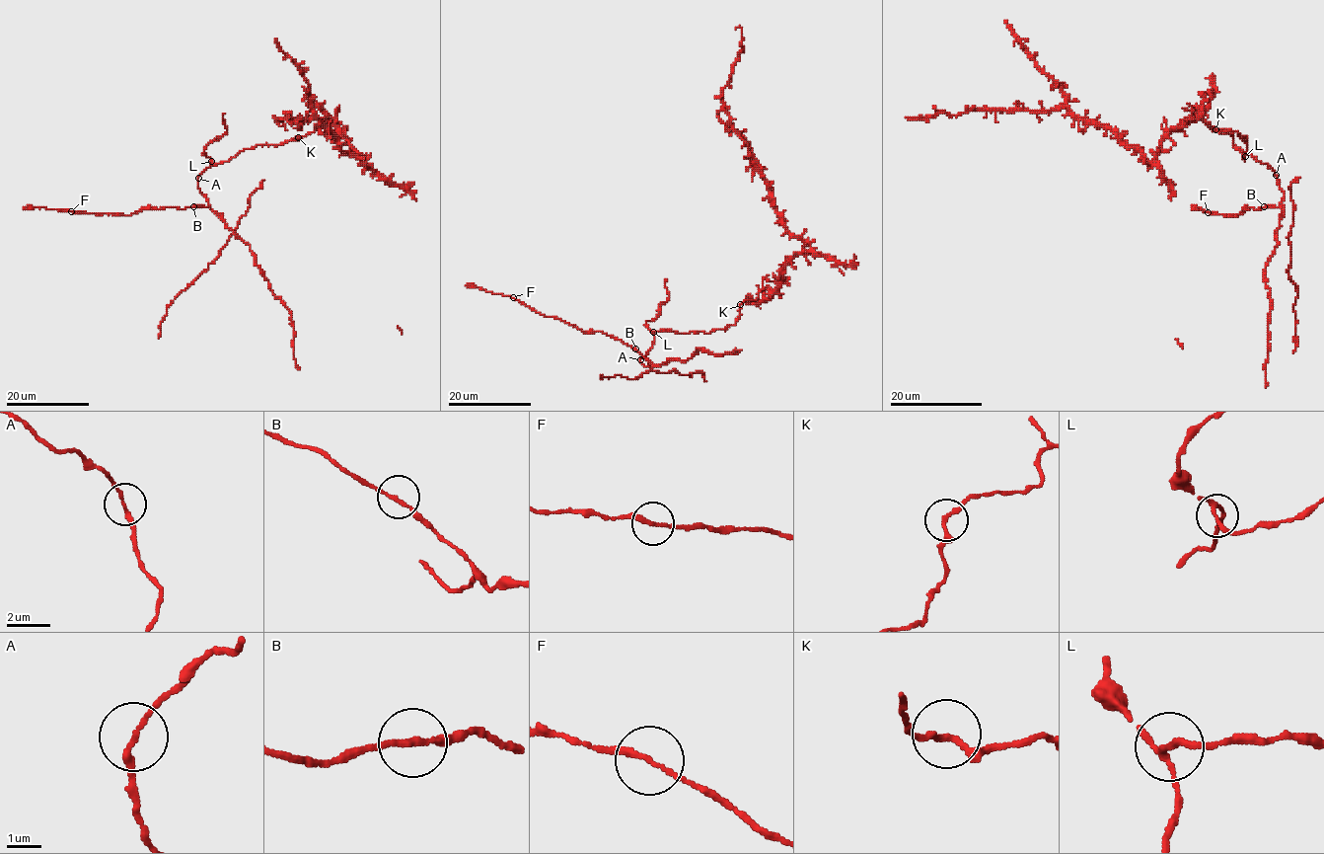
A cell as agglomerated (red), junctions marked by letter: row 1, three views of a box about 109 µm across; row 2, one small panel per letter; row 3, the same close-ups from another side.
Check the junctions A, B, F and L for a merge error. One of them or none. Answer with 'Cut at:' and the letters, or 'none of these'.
Cut at: L

